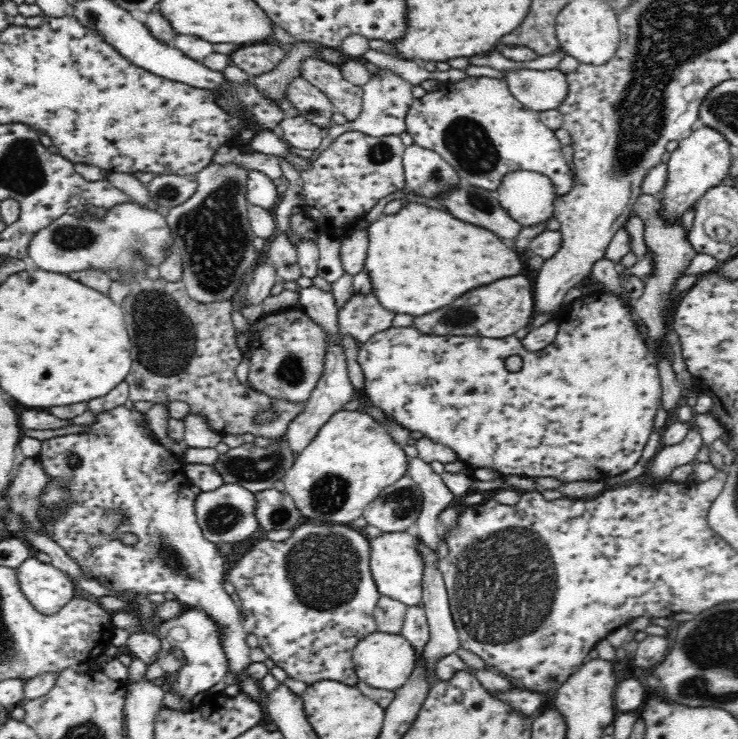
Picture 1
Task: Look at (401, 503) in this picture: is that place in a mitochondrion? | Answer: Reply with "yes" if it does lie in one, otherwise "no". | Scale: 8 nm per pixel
yes

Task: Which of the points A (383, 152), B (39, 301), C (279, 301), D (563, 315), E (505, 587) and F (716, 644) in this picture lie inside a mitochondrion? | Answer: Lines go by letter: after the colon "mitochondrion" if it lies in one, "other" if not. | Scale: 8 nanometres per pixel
A: mitochondrion
B: other
C: other
D: other
E: mitochondrion
F: mitochondrion

